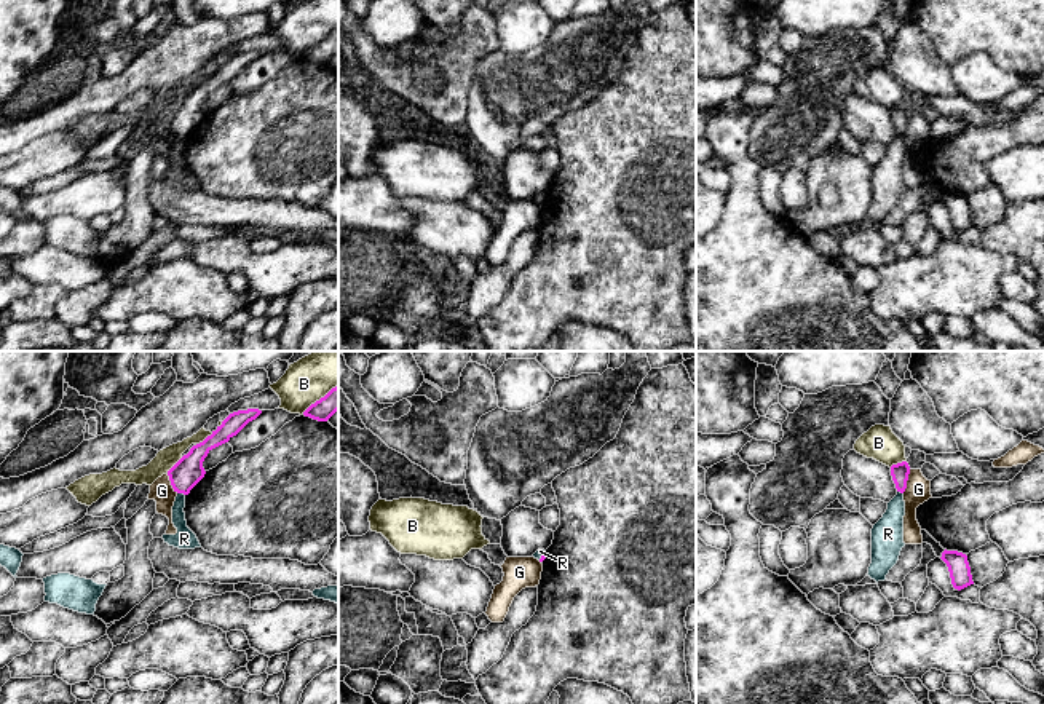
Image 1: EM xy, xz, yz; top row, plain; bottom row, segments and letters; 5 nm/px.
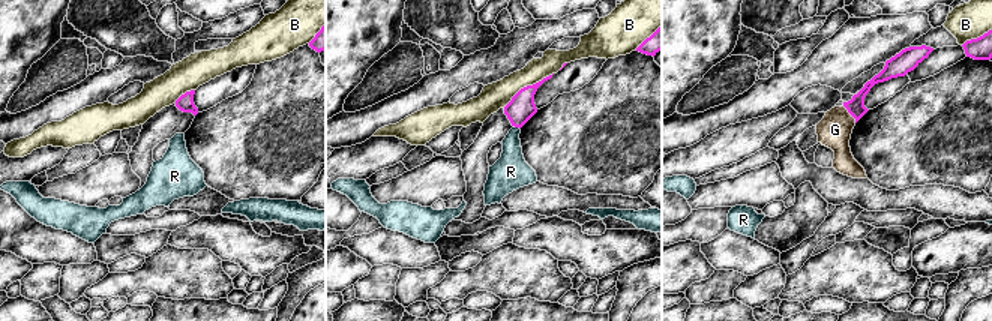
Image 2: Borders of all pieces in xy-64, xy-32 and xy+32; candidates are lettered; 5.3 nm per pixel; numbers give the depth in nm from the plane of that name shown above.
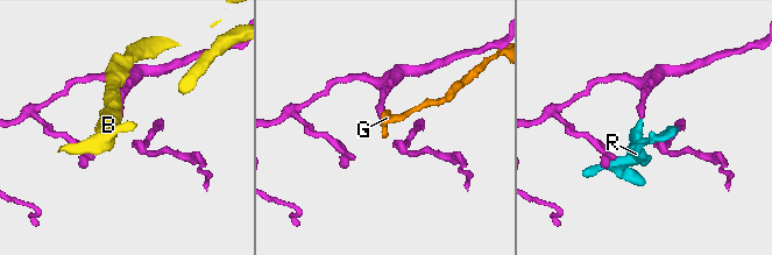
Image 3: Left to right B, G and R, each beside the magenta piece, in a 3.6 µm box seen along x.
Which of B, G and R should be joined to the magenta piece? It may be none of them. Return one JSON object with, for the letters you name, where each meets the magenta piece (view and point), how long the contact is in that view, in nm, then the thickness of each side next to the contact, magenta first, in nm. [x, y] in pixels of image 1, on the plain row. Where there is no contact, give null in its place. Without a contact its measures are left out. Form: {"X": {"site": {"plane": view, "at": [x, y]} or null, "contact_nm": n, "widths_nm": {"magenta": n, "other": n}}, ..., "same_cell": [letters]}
{"same_cell": []}

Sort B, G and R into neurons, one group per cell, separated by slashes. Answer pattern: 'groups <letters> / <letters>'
groups B / G / R

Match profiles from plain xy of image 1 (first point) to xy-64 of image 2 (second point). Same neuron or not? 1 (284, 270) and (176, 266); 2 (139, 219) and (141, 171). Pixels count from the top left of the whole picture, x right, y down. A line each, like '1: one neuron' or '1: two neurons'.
1: two neurons
2: one neuron

